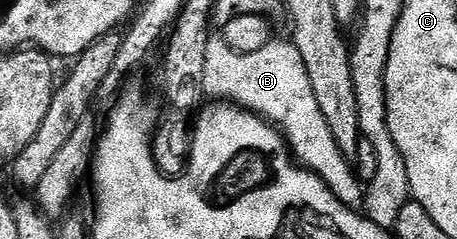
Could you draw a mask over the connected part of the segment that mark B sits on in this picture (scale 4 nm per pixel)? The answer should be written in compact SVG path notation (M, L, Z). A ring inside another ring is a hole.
M222 36L209 39L209 48L205 48L205 84L204 95L211 100L226 100L228 103L250 110L258 114L264 122L271 123L283 135L287 149L291 151L296 163L304 170L311 170L341 200L341 204L352 208L362 207L363 190L352 163L344 157L333 140L333 132L329 132L329 124L325 124L325 116L321 116L321 108L317 108L317 100L313 100L313 84L309 84L309 72L305 72L305 60L301 60L301 52L297 52L294 42L290 40L272 40L261 48L261 52L233 52L229 44L225 44Z

